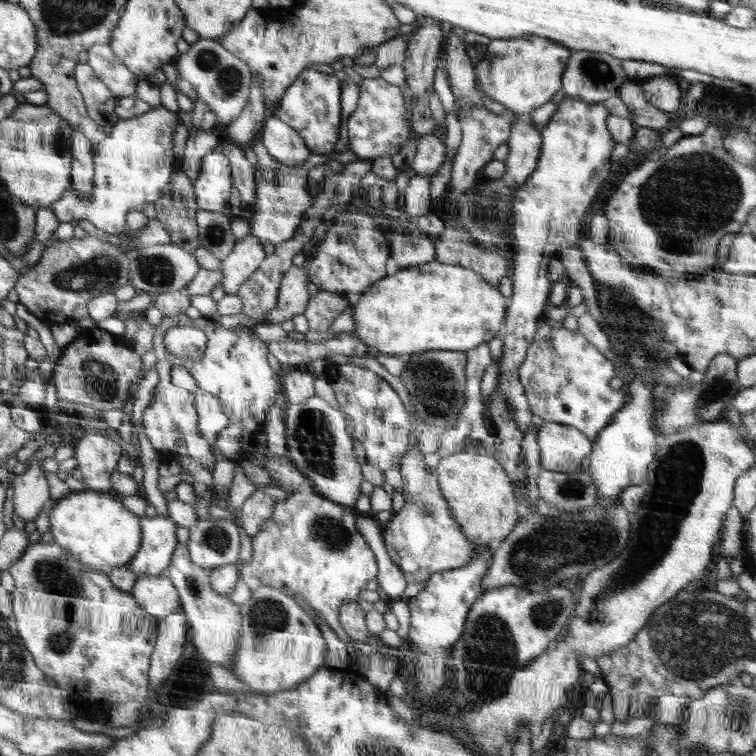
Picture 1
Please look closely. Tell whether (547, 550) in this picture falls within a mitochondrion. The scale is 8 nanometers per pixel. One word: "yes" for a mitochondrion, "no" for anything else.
yes

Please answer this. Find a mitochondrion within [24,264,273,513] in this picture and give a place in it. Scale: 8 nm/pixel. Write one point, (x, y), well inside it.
(100, 379)

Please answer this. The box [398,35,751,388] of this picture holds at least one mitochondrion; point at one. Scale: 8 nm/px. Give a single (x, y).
(694, 195)

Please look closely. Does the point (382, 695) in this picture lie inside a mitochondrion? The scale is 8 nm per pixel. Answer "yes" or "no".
no

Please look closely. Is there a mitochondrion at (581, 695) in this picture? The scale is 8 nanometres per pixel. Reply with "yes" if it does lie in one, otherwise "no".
no

